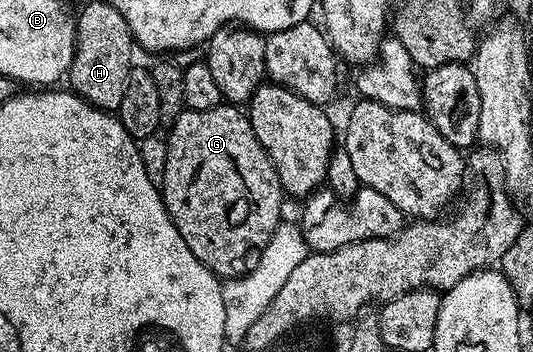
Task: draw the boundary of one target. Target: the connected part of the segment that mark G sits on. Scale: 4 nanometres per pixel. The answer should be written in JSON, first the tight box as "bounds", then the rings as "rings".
{"bounds":[160,103,284,279],"rings":[[[229,103],[217,105],[208,111],[196,111],[195,109],[185,108],[182,110],[180,116],[172,122],[169,129],[170,134],[165,134],[164,137],[166,146],[168,147],[168,159],[164,163],[164,183],[160,187],[162,204],[166,206],[168,220],[173,223],[176,231],[180,231],[180,239],[183,245],[188,247],[188,251],[192,255],[196,255],[196,259],[200,263],[204,263],[204,267],[208,267],[214,272],[215,277],[229,279],[243,276],[247,272],[248,265],[245,265],[242,260],[250,252],[253,254],[255,251],[261,250],[262,246],[268,243],[270,236],[278,230],[278,226],[283,220],[282,200],[284,200],[280,179],[276,175],[276,171],[272,167],[272,163],[268,159],[264,147],[260,147],[260,139],[256,139],[256,131],[252,131],[252,123],[249,116],[239,106]]]}

